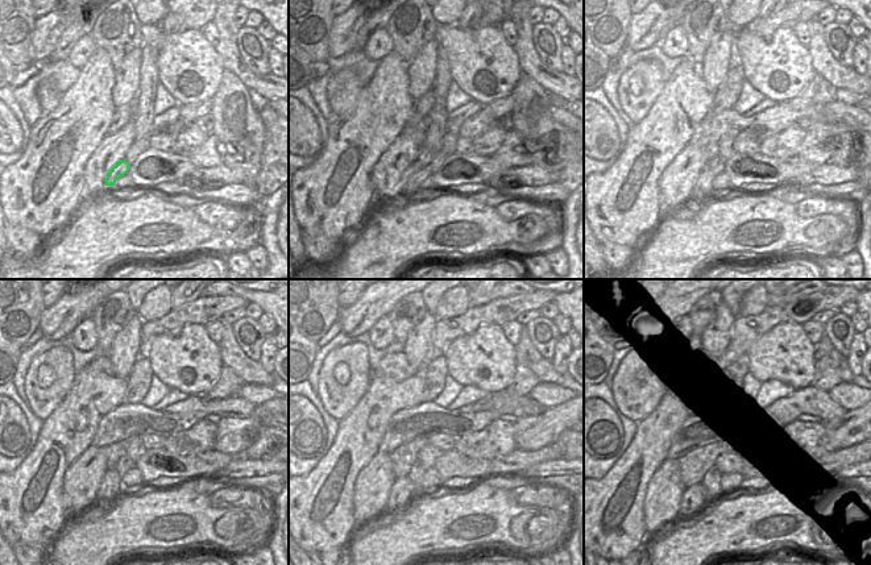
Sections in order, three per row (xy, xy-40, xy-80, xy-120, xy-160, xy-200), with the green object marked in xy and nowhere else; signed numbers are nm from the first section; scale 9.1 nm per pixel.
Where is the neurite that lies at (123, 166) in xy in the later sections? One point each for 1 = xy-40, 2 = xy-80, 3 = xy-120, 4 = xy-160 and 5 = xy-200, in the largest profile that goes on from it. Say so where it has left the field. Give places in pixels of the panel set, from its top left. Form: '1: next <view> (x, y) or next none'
1: next xy-40 (411, 179)
2: next xy-80 (702, 187)
3: next xy-120 (111, 485)
4: next xy-160 (402, 490)
5: next xy-200 (693, 498)

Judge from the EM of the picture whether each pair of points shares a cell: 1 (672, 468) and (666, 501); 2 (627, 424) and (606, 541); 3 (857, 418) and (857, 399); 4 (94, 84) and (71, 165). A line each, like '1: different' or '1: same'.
1: same
2: different
3: different
4: same

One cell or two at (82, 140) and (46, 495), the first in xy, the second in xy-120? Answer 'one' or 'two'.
one

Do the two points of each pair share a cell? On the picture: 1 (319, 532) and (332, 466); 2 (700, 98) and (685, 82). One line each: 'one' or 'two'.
1: one
2: one

